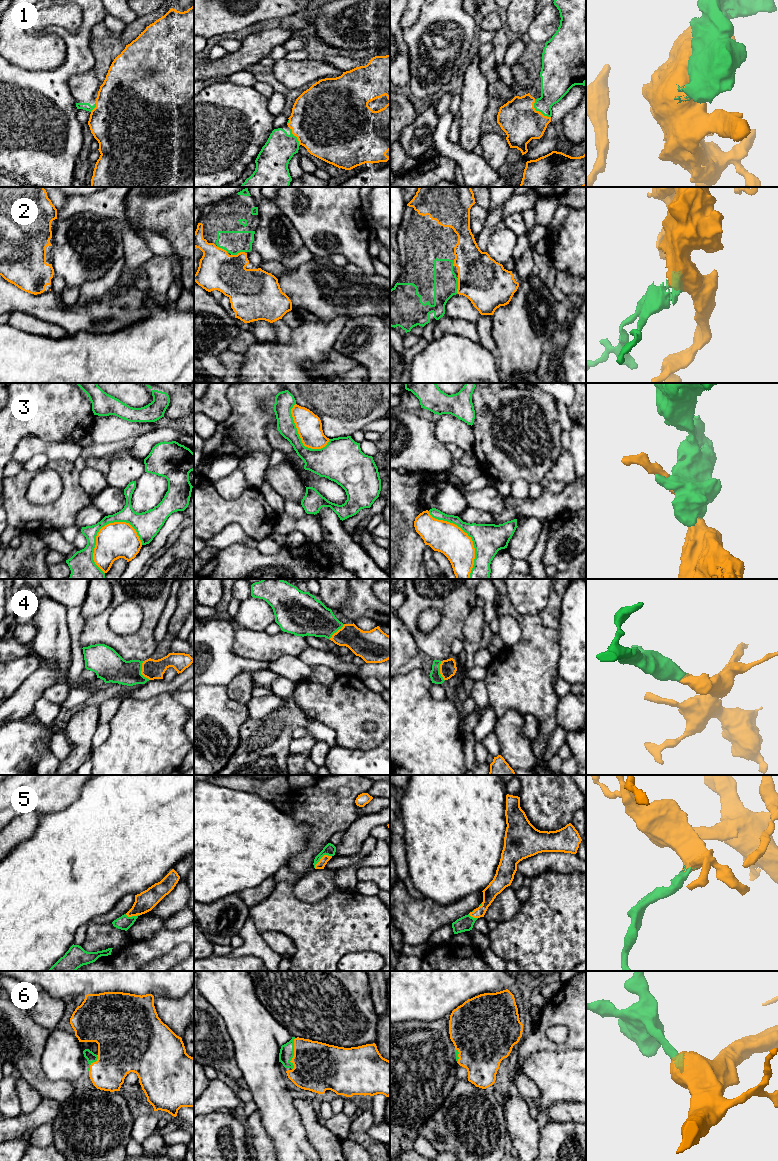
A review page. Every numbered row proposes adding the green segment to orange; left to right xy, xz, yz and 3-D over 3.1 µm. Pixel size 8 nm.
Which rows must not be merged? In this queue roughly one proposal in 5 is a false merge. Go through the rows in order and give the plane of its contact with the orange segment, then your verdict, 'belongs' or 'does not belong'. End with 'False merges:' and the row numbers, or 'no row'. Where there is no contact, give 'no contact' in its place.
1: meets orange in yz; belongs
2: meets orange in yz; belongs
3: meets orange in xy; does not belong
4: meets orange in xy; belongs
5: meets orange in xz; belongs
6: meets orange in xz; belongs
False merges: 3

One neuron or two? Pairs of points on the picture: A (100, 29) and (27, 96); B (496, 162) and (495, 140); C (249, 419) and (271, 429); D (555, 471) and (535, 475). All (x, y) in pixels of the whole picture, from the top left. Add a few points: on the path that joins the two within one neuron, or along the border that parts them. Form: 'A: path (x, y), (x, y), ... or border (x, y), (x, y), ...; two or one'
A: border (103, 21), (96, 24), (90, 30), (90, 40); two
B: path (496, 157), (495, 145); one
C: border (274, 412), (266, 427), (266, 440), (272, 448); two
D: border (559, 453), (552, 467), (541, 481); two

